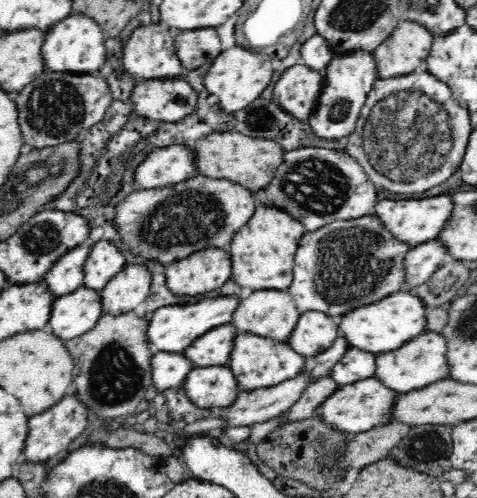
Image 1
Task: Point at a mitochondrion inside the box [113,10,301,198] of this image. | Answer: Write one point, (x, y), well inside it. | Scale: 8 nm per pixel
(261, 119)

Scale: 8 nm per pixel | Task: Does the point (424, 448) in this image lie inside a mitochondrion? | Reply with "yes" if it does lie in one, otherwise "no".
yes

